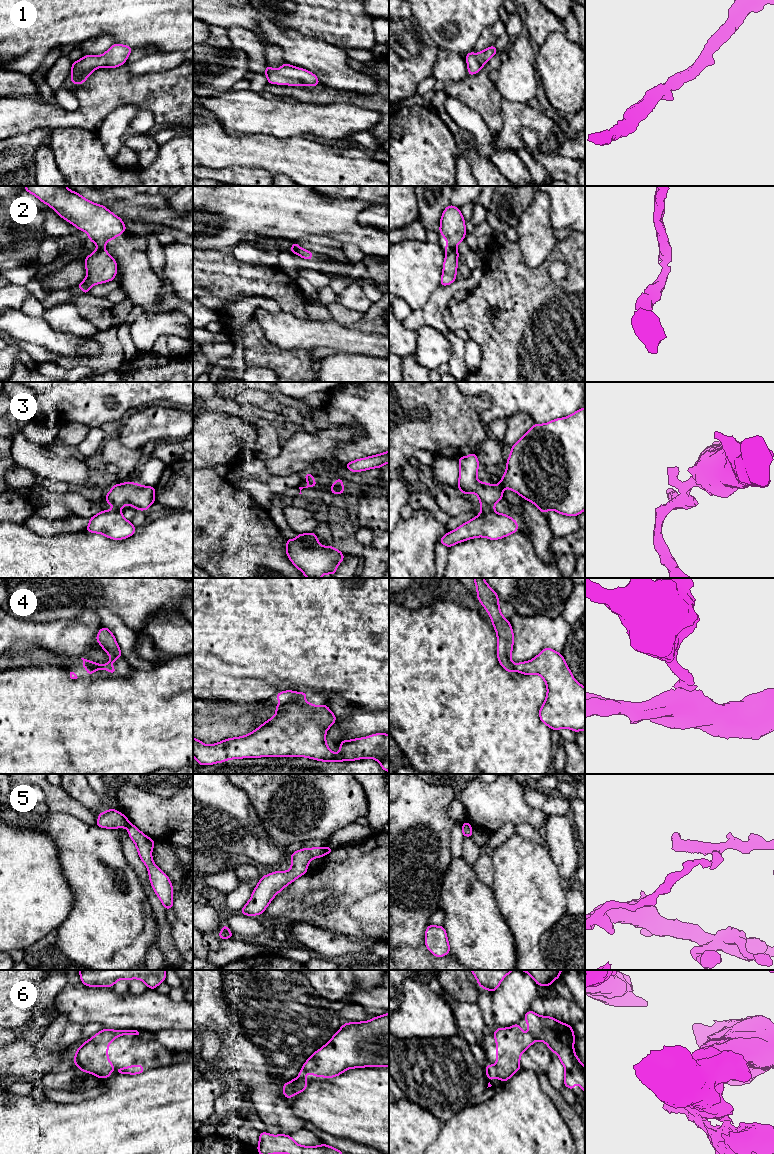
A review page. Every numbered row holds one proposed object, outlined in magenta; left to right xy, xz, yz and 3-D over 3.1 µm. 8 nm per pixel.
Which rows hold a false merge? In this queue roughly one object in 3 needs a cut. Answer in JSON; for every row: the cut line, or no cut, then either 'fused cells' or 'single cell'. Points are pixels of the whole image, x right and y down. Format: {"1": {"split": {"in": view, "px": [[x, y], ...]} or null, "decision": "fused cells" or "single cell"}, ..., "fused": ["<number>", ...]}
{"1": {"split": null, "decision": "single cell"}, "2": {"split": {"in": "yz", "px": [[455, 247], [447, 253]]}, "decision": "fused cells"}, "3": {"split": {"in": "yz", "px": [[482, 507], [493, 509]]}, "decision": "fused cells"}, "4": {"split": null, "decision": "single cell"}, "5": {"split": {"in": "xy", "px": [[129, 823], [127, 827]]}, "decision": "fused cells"}, "6": {"split": null, "decision": "single cell"}, "fused": ["2", "3", "5"]}

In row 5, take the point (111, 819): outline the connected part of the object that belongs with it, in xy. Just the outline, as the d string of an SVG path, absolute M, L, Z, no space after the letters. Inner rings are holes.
M109 809L105 812L99 813L97 824L100 828L128 828L128 818L117 810Z

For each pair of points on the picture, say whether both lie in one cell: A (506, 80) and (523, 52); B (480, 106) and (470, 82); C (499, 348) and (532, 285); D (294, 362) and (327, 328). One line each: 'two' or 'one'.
A: one
B: one
C: one
D: two

